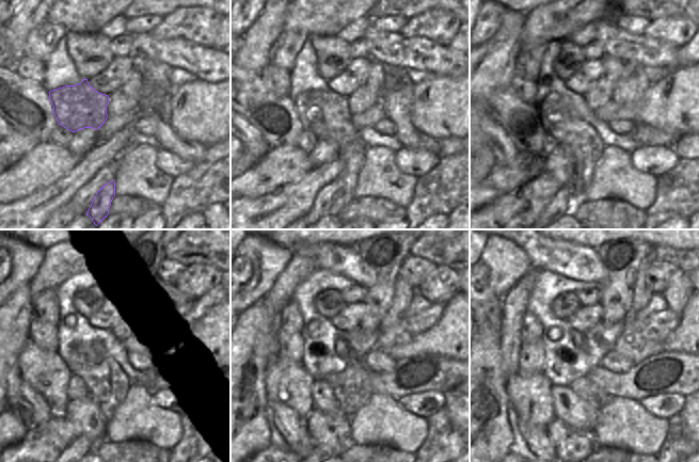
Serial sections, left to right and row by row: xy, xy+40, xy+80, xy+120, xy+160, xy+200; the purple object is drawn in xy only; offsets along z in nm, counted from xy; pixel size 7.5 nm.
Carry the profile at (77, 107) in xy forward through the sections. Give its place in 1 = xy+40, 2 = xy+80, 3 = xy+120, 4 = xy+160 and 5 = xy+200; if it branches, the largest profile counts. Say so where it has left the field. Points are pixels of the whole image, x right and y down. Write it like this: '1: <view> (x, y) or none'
1: xy+40 (324, 114)
2: xy+80 (567, 120)
3: xy+120 (108, 384)
4: xy+160 (351, 387)
5: xy+200 (584, 387)

